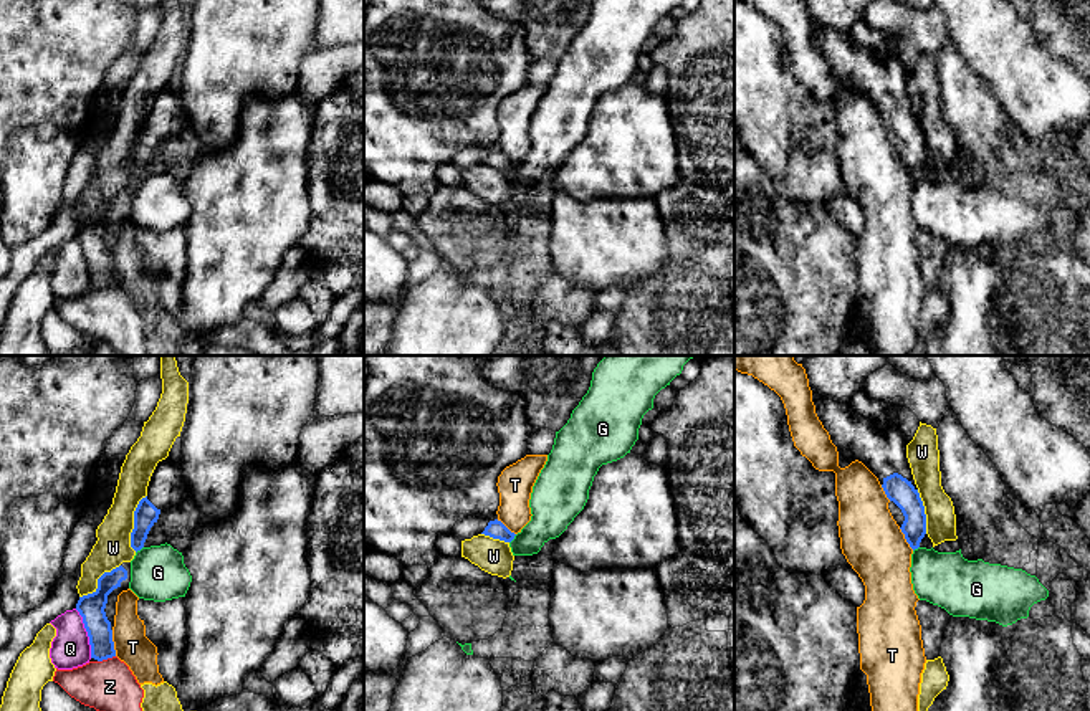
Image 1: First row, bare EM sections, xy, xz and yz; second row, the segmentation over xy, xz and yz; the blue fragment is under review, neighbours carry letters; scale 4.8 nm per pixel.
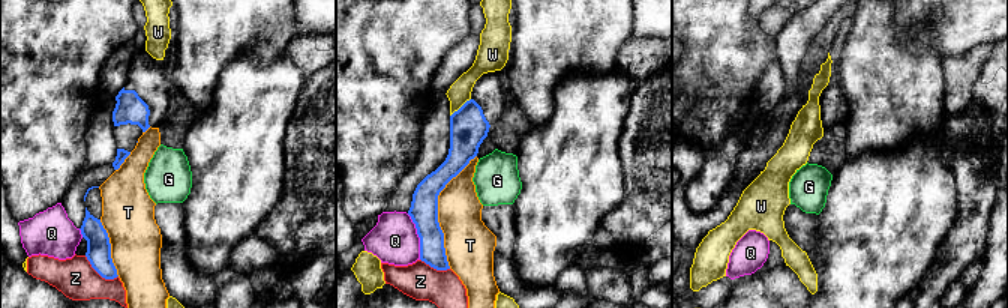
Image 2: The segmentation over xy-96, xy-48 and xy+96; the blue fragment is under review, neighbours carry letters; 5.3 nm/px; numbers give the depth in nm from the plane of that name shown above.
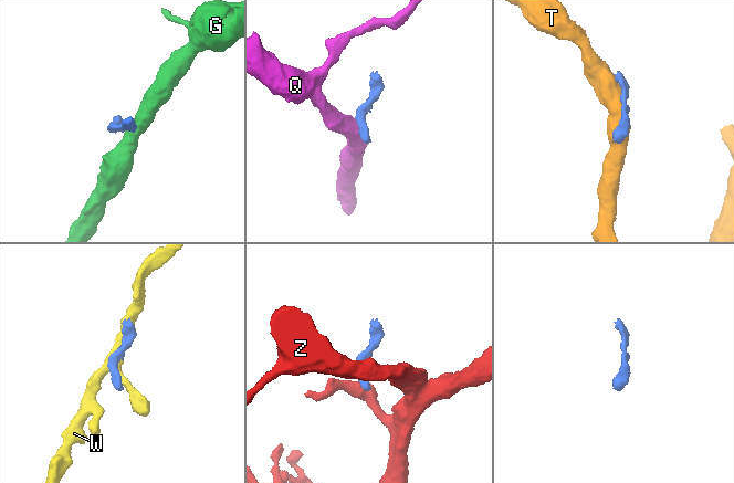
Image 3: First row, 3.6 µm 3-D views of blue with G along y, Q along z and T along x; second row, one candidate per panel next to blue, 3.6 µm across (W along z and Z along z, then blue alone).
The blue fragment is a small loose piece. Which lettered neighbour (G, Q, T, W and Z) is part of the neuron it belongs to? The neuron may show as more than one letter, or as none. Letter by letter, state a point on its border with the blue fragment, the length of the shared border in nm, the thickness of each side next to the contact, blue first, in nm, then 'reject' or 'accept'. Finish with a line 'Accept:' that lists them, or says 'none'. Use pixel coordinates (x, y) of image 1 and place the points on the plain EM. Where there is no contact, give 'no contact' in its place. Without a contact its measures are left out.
G: xz (513, 167) | 60 nm | 90/220 nm | reject
Q: xy (88, 263) | 260 nm | 130/190 nm | reject
T: xy (113, 273) | 130 nm | 130/170 nm | reject
W: xy (134, 152) | 280 nm | 110/170 nm | reject
Z: xy (106, 288) | 90 nm | 120/260 nm | reject
Accept: none

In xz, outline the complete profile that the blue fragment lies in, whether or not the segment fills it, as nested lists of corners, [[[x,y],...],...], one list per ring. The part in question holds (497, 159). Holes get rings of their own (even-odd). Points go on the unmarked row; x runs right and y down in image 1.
[[[498,149],[490,150],[481,164],[490,165],[493,169],[504,170],[504,172],[511,172],[516,165]]]

